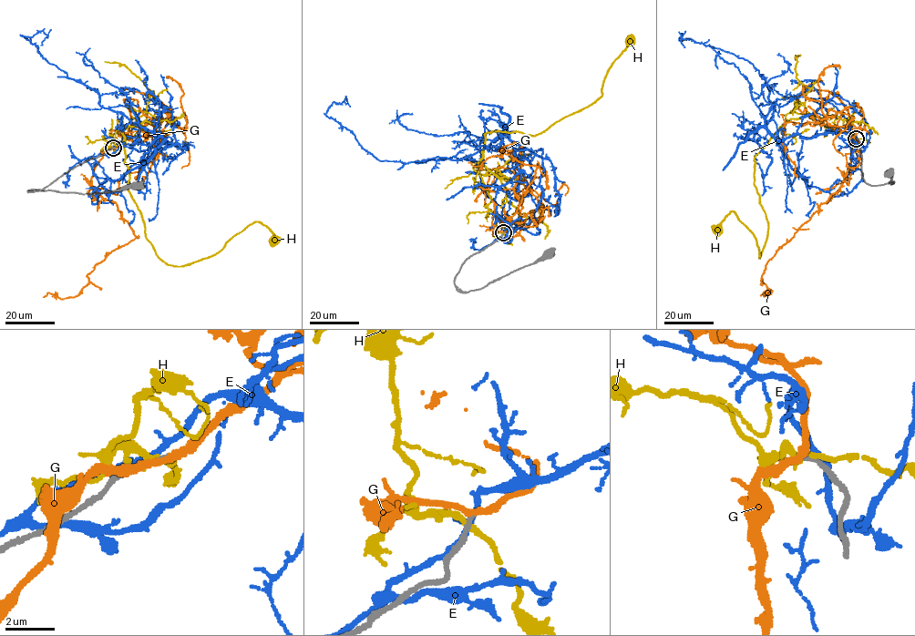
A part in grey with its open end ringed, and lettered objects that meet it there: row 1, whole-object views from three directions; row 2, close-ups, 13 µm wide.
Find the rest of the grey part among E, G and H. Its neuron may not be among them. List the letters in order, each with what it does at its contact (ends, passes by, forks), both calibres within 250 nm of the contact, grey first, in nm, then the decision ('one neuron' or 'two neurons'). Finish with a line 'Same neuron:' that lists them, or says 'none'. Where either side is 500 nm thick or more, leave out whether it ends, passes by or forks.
E: it passes by; calibres 200 and 240 nm; two neurons
G: it passes by; calibres 190 and 240 nm; one neuron
H: it passes by; calibres 240 and 240 nm; two neurons
Same neuron: G

